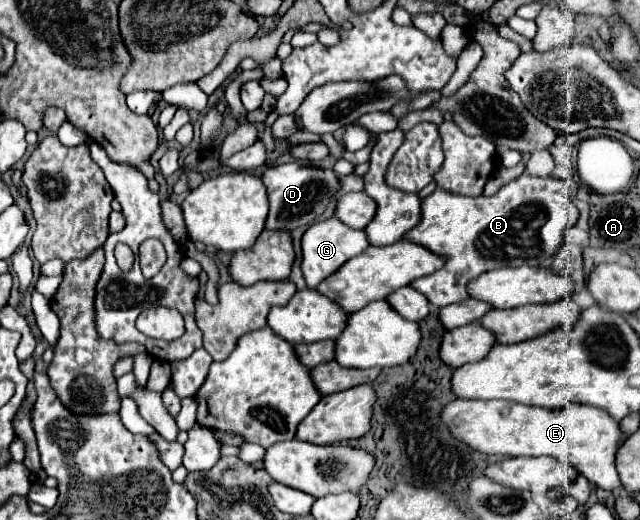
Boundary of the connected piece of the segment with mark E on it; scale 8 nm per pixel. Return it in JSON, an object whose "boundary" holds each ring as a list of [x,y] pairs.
{"boundary":[[[456,399],[446,405],[442,421],[450,427],[454,437],[480,453],[490,455],[552,455],[568,461],[578,473],[600,489],[618,489],[620,479],[614,465],[616,451],[624,439],[620,423],[610,419],[600,407],[572,403],[564,409],[530,407],[510,401],[476,401]]]}

